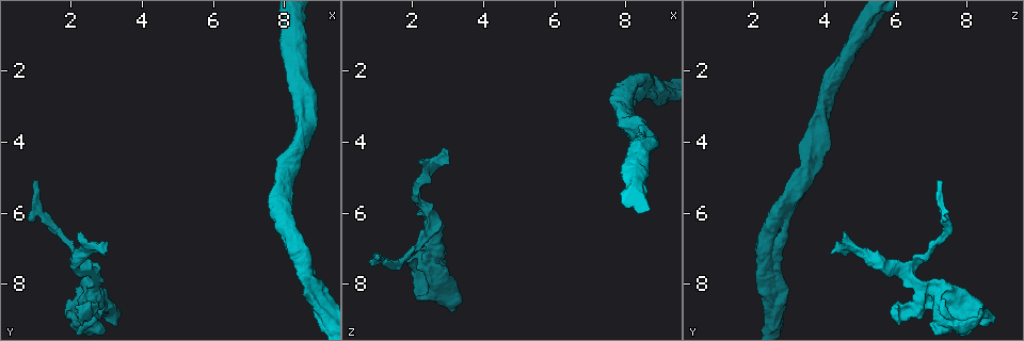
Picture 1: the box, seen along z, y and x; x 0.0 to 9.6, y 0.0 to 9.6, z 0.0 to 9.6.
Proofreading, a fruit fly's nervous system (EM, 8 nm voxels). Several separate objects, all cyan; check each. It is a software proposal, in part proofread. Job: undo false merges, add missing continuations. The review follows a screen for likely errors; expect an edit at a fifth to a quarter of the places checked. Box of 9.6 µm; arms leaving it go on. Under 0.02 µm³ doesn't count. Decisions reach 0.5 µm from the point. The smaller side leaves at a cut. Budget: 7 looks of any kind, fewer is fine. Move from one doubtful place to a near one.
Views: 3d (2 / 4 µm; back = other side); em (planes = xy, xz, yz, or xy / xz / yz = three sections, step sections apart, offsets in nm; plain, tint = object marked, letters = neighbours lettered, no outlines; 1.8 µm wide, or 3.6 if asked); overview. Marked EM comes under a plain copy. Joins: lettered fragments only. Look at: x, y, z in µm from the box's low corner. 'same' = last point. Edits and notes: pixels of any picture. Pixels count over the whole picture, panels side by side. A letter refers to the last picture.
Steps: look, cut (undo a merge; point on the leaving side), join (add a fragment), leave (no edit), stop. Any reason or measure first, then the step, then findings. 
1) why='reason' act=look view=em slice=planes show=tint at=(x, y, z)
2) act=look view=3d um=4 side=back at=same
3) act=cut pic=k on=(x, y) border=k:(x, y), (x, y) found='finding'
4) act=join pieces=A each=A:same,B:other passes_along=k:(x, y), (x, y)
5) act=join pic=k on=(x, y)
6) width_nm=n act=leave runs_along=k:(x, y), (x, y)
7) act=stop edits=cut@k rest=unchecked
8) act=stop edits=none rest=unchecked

why='abrupt turn' act=look view=3d um=4 at=(2.60, 8.15, 6.85)

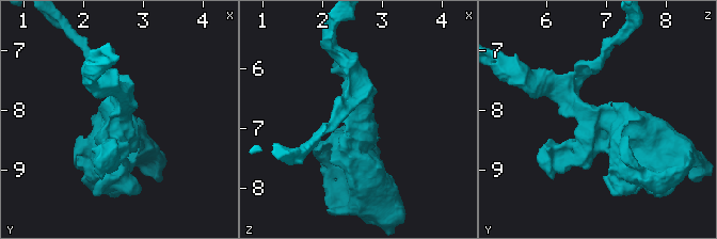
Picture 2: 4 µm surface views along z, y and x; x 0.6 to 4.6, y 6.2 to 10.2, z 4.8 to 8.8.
act=look view=em slice=planes show=letters at=(2.60, 8.20, 6.90)

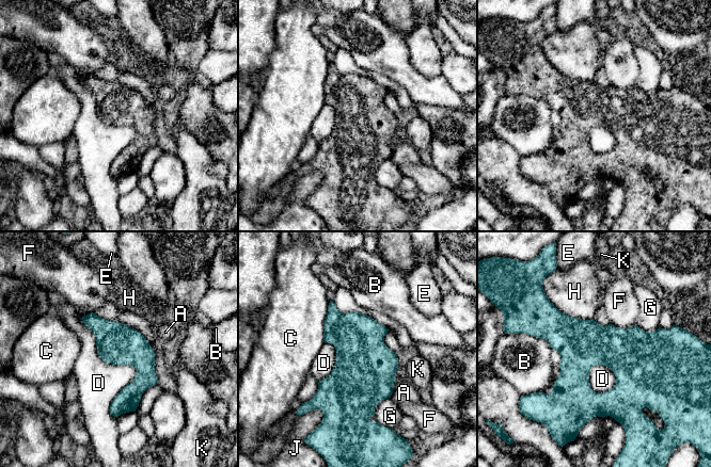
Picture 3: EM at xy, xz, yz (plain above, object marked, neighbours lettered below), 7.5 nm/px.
width_nm=300 act=leave each=A:other,B:other,C:other,D:other,E:other,F:other,G:other,H:other,J:other,K:other border=3:(81, 317), (116, 418) found='one neuron here'

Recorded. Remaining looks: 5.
why='free end' act=look view=em slice=planes show=tint at=(2.25, 6.60, 4.50)

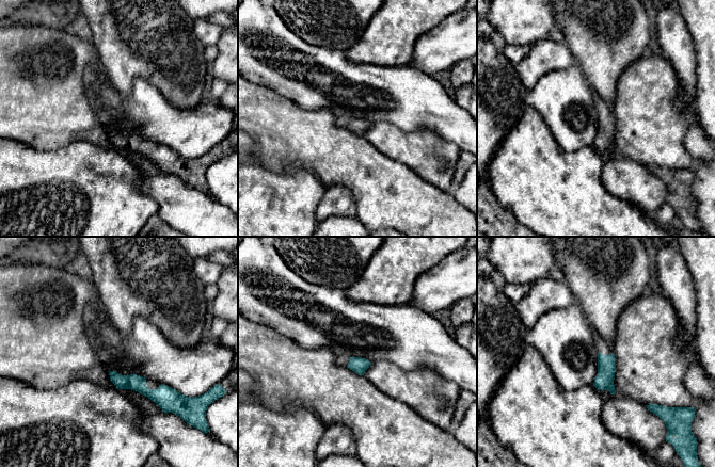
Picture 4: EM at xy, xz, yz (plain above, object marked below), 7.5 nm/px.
act=look view=em slice=planes show=letters at=same

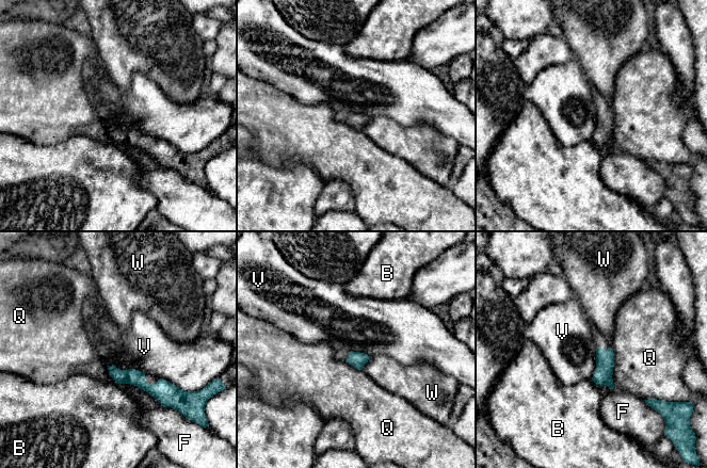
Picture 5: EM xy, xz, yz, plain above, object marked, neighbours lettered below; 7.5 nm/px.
act=leave each=B:other,F:other,Q:other,V:other,W:other runs_along=5:(111, 368), (146, 387), (170, 387) found='none of them fits'

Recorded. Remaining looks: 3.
why='long arm stops here' act=look view=3d um=4 at=(1.00, 5.05, 7.10)

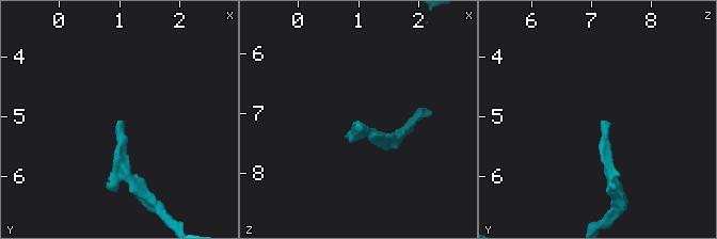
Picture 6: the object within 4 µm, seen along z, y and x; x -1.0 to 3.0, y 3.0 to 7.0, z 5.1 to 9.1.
act=look view=em slice=yz step=4 show=letters at=(1.00, 5.05, 7.20)

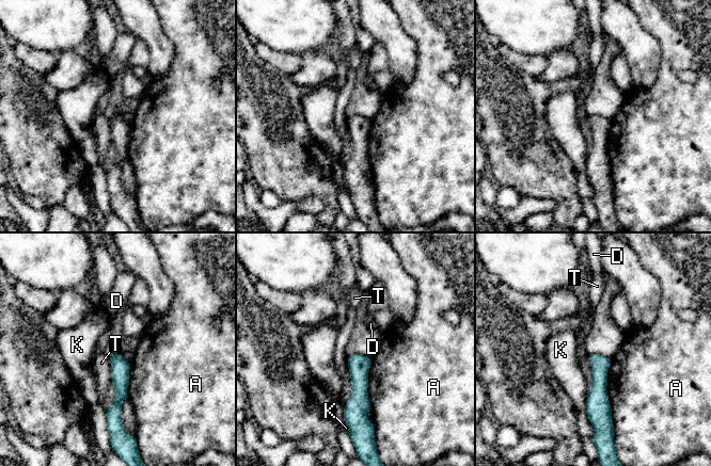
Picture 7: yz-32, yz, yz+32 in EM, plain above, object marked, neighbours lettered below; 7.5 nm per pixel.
act=look view=em slice=xy step=8 show=letters at=same

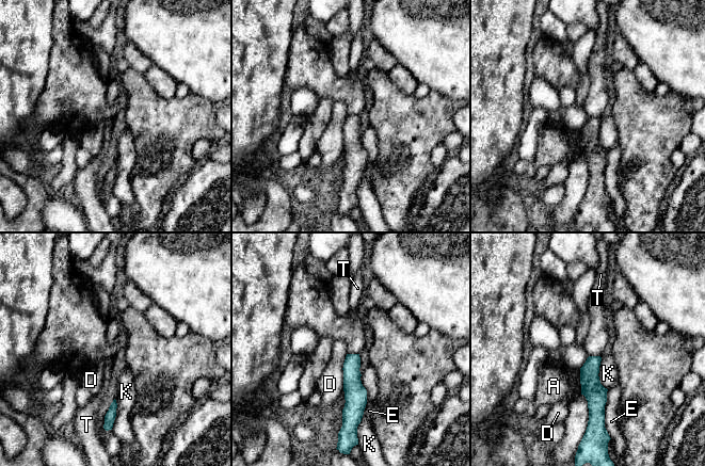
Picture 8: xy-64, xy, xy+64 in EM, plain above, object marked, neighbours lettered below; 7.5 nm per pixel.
width_nm=130 act=leave each=A:other,D:other,E:other,K:other,T:other found='no lettered fragment goes on from it'

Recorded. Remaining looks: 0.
act=stop edits=none rest=unchecked

